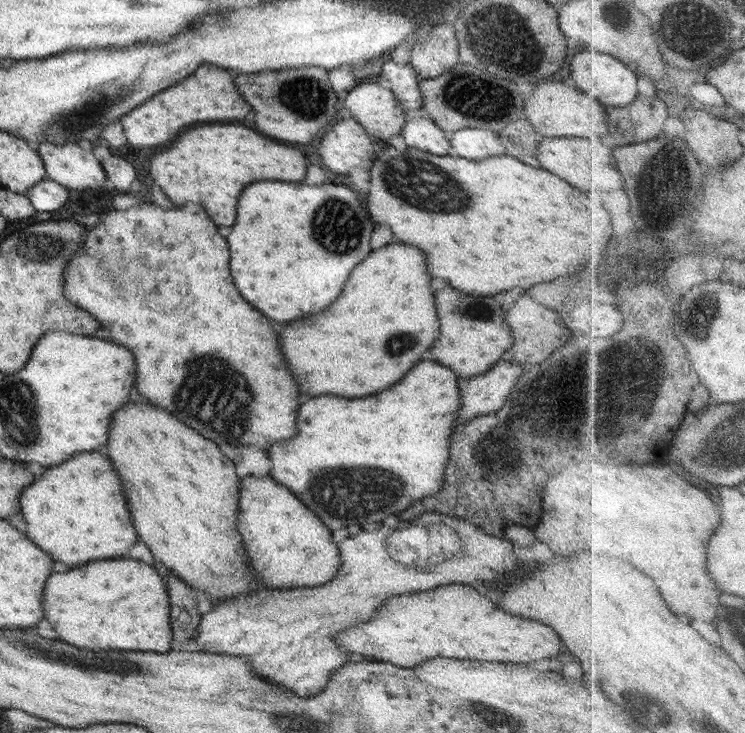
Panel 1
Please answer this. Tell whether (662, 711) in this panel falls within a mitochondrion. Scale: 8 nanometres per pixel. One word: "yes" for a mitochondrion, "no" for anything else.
yes

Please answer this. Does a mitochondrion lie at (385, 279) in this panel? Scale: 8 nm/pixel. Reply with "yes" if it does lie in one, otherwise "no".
no

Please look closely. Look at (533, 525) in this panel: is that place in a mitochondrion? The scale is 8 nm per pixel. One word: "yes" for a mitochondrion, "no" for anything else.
no

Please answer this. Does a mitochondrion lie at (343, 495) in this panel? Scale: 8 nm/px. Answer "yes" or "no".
yes

